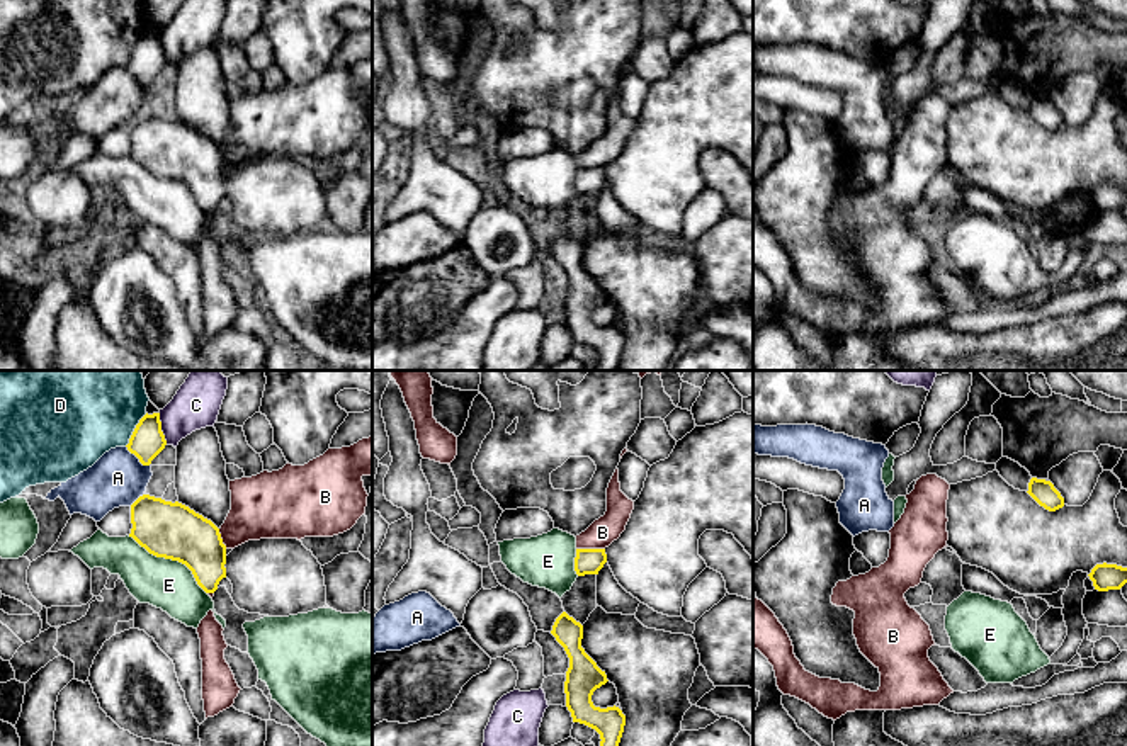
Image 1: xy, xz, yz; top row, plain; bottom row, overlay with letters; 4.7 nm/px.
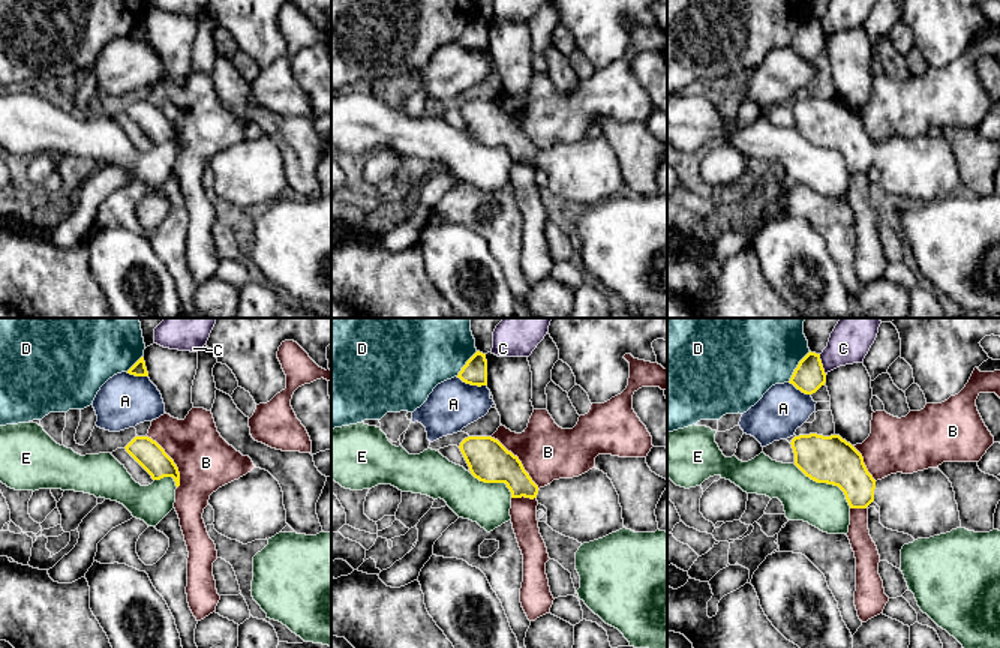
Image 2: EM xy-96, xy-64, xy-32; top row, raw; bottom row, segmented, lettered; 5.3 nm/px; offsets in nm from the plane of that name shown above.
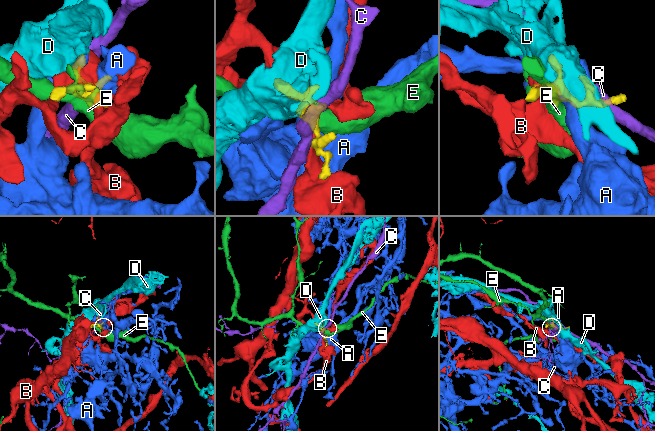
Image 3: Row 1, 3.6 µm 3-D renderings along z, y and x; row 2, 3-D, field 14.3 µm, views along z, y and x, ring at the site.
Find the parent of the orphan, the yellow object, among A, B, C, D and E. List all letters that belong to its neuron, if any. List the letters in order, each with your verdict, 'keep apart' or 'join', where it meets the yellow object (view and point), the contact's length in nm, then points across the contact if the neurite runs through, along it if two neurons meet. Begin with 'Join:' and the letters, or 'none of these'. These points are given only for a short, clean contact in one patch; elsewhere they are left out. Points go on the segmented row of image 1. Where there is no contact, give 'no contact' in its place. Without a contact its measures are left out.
Join: none of these
A: keep apart; contact xy (136, 456); length 150 nm; border xy (126, 446), (148, 466)
B: keep apart; contact xz (590, 549); length 140 nm
C: keep apart; contact xy (160, 429); length 160 nm
D: keep apart; contact xy (135, 430); length 190 nm; border xy (147, 413), (124, 446)
E: keep apart; contact xy (170, 558); length 460 nm

